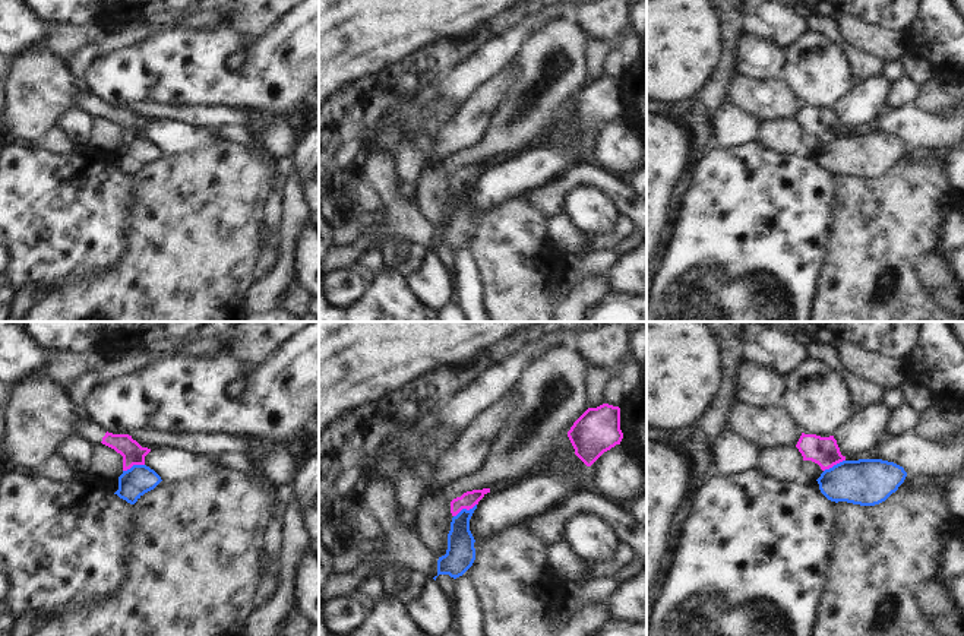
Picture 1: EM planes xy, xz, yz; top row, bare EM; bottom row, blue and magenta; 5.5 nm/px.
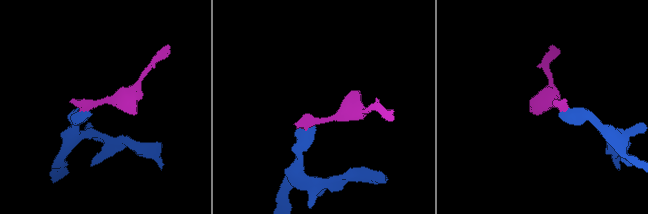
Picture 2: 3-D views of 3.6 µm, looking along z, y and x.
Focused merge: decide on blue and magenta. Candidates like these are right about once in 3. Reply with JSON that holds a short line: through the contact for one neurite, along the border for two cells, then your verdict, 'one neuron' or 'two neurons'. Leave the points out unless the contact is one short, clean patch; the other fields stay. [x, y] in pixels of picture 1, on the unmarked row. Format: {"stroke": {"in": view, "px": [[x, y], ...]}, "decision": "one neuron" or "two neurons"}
{"stroke": {"in": "xz", "px": [[476, 176], [468, 182], [461, 182], [454, 189]]}, "decision": "two neurons"}

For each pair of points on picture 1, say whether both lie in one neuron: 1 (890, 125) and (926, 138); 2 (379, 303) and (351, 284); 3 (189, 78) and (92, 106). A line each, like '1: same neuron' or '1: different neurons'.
1: same neuron
2: different neurons
3: different neurons

